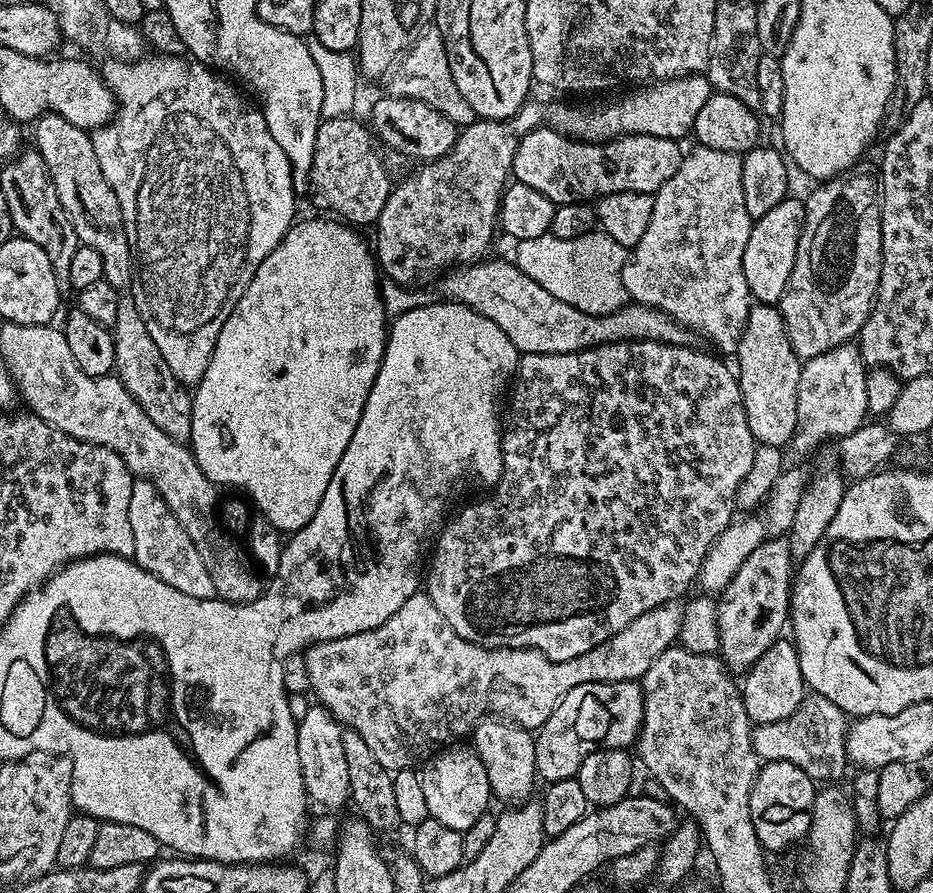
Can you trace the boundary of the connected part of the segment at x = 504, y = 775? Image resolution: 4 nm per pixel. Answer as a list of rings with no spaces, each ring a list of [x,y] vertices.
[[[484,718],[474,729],[474,749],[485,764],[491,793],[497,801],[523,802],[533,795],[532,783],[537,783],[534,762],[535,735],[529,729],[520,727],[503,718]]]

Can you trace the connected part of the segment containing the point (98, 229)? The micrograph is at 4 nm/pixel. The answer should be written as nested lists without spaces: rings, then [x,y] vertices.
[[[45,112],[43,116],[35,121],[36,127],[36,144],[35,151],[42,154],[46,166],[50,170],[50,178],[58,190],[58,198],[62,202],[62,210],[66,210],[66,218],[70,218],[70,226],[74,226],[74,234],[78,234],[81,244],[91,246],[98,250],[102,257],[102,274],[104,280],[114,286],[114,290],[121,295],[118,302],[118,318],[114,318],[111,324],[112,337],[114,338],[114,362],[116,363],[114,375],[130,390],[134,402],[142,406],[146,414],[150,414],[150,422],[158,426],[165,434],[170,434],[174,442],[179,444],[188,444],[192,439],[192,392],[185,385],[174,378],[170,366],[166,366],[166,361],[162,359],[162,353],[158,351],[158,345],[155,344],[154,338],[150,338],[150,330],[146,330],[146,322],[142,322],[142,314],[132,297],[132,280],[136,276],[136,266],[132,262],[132,251],[130,242],[126,238],[126,226],[122,218],[122,206],[118,206],[118,198],[106,182],[106,177],[102,174],[102,166],[98,166],[98,154],[94,154],[91,135],[85,129],[74,126],[74,122],[66,122],[54,112]]]

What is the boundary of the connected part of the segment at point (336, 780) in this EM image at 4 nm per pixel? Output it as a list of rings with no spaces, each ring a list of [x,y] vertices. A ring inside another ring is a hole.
[[[319,702],[313,703],[302,714],[302,718],[297,720],[296,729],[298,730],[298,762],[302,762],[302,782],[308,791],[308,799],[313,805],[321,804],[321,809],[336,810],[343,804],[347,805],[350,800],[350,777],[346,766],[346,757],[342,751],[342,725],[339,720],[334,719]]]

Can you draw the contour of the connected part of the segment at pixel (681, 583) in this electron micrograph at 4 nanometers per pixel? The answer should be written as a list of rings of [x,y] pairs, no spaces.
[[[619,340],[613,344],[598,344],[595,348],[587,348],[581,352],[571,352],[570,354],[530,354],[525,352],[521,355],[520,365],[514,373],[514,383],[511,385],[513,388],[512,397],[508,400],[508,413],[505,411],[502,416],[502,431],[500,433],[502,474],[500,481],[489,491],[492,493],[485,500],[476,500],[473,504],[466,505],[453,520],[451,517],[445,523],[435,537],[436,549],[432,552],[432,561],[429,564],[427,561],[426,564],[426,595],[430,598],[430,602],[434,602],[434,606],[438,606],[438,614],[442,614],[442,618],[446,618],[446,622],[450,622],[450,626],[454,626],[454,630],[462,638],[466,638],[466,642],[474,642],[483,648],[533,648],[546,654],[546,658],[550,658],[554,662],[566,662],[570,658],[578,658],[578,654],[586,654],[586,650],[594,650],[594,646],[606,642],[606,638],[614,638],[614,634],[618,634],[618,630],[630,626],[630,622],[634,622],[634,618],[639,618],[641,614],[646,614],[646,610],[654,610],[663,604],[679,601],[681,599],[679,596],[691,584],[693,587],[697,583],[702,570],[702,562],[706,558],[710,546],[734,519],[734,513],[737,511],[738,486],[742,482],[742,478],[746,478],[750,465],[754,463],[754,454],[758,447],[756,439],[750,434],[750,422],[746,422],[746,410],[742,402],[737,373],[731,367],[728,369],[720,361],[723,359],[719,355],[709,352],[699,352],[696,346],[664,344],[660,340]]]

